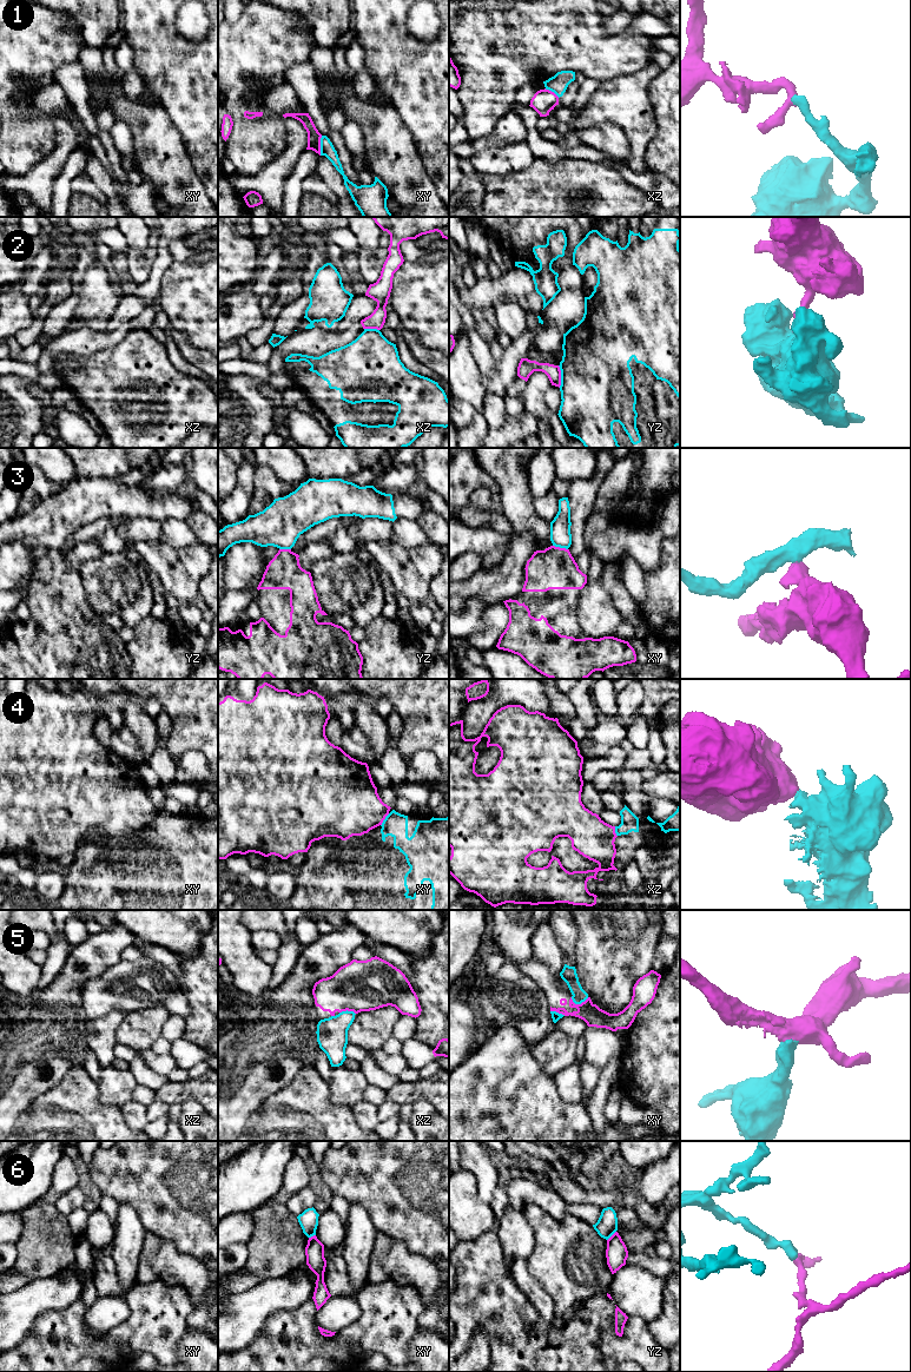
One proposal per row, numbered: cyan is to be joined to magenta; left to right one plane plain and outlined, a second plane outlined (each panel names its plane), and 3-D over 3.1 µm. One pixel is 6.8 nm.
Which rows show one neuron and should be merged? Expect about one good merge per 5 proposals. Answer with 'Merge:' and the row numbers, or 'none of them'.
Merge: none of them

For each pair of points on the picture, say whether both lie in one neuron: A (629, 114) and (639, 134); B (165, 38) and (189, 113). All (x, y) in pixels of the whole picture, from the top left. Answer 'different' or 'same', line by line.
A: same
B: same

